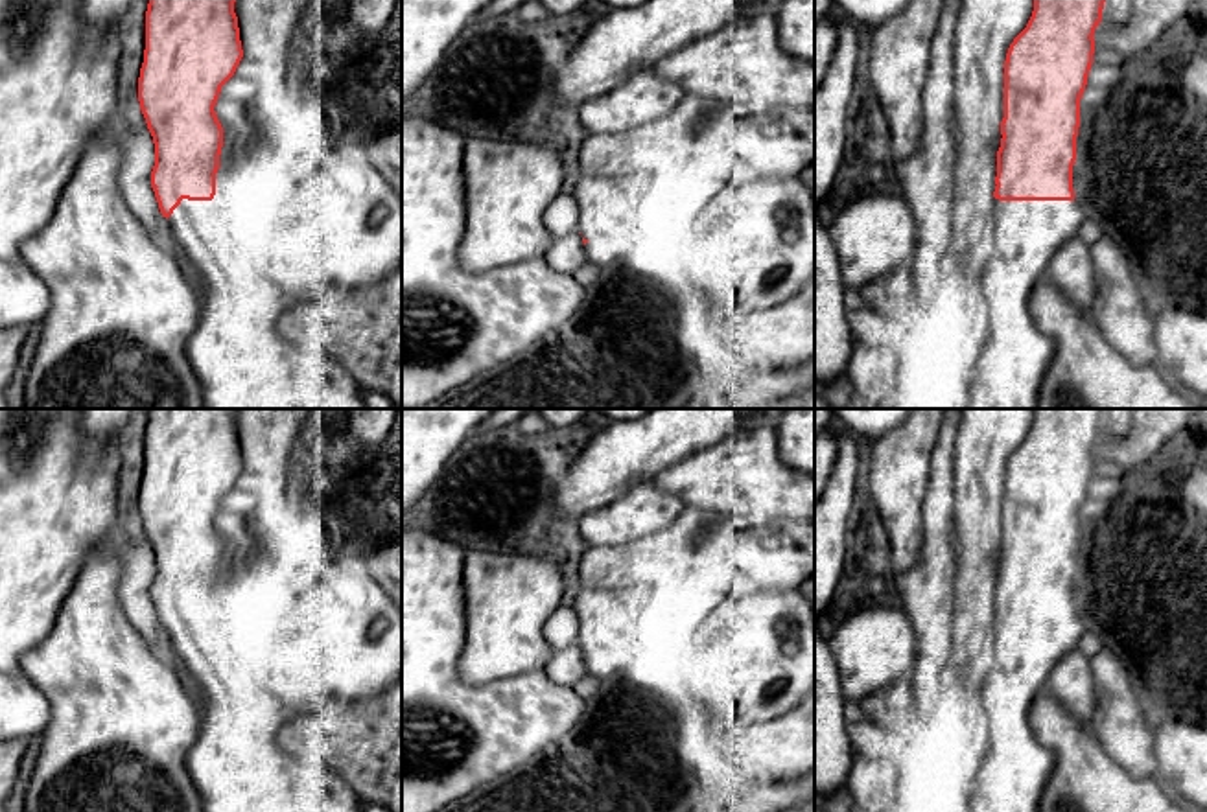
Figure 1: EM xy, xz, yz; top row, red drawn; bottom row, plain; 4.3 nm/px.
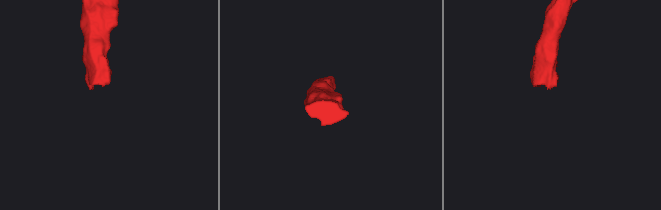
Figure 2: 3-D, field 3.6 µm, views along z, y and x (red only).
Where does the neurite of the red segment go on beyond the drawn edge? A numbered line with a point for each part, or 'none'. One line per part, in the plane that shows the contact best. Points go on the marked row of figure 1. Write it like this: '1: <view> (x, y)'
1: yz (1027, 234)

